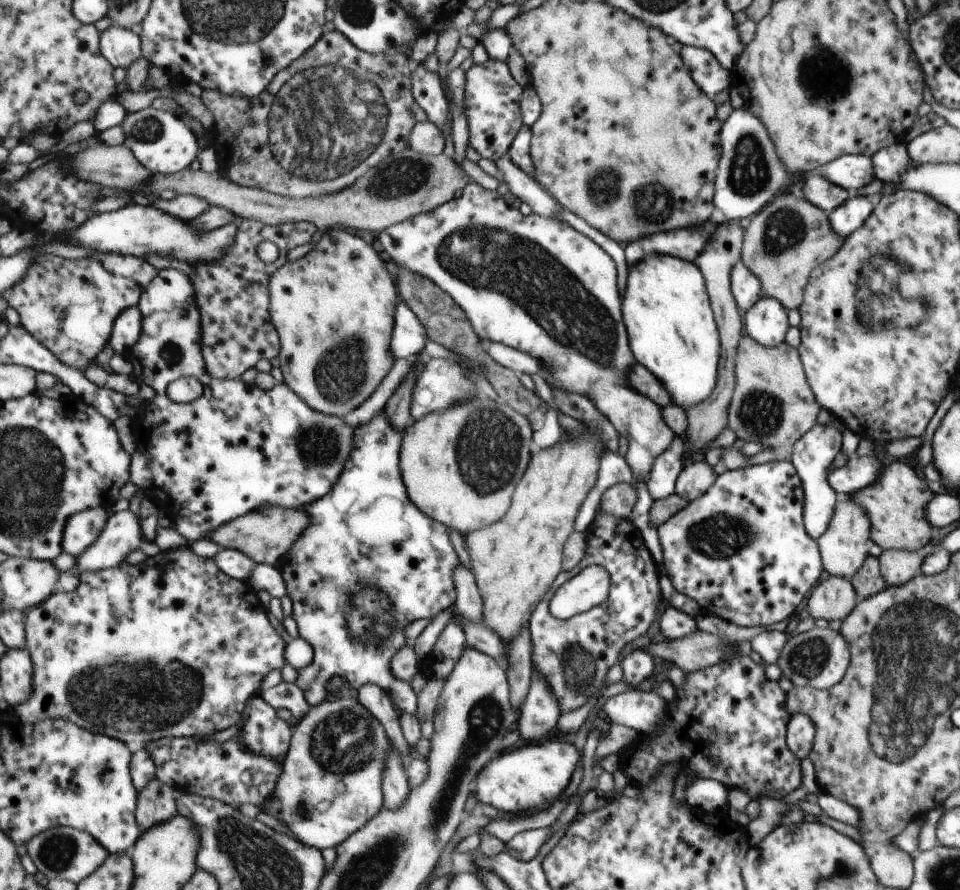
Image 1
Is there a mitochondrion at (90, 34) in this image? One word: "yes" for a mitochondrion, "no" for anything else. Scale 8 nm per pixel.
no

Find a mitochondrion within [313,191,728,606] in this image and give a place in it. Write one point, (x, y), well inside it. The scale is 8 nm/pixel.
(485, 257)

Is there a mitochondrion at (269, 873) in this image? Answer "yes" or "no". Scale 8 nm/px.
yes

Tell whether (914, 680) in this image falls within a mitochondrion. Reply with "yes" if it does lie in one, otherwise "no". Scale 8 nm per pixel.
yes

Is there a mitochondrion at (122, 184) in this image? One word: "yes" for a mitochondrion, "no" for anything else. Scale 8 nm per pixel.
no

